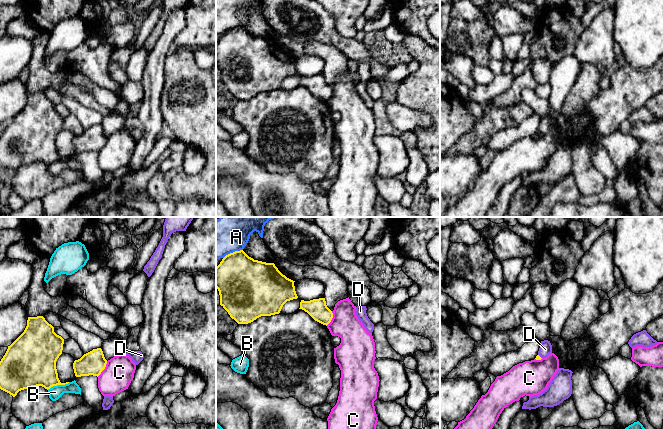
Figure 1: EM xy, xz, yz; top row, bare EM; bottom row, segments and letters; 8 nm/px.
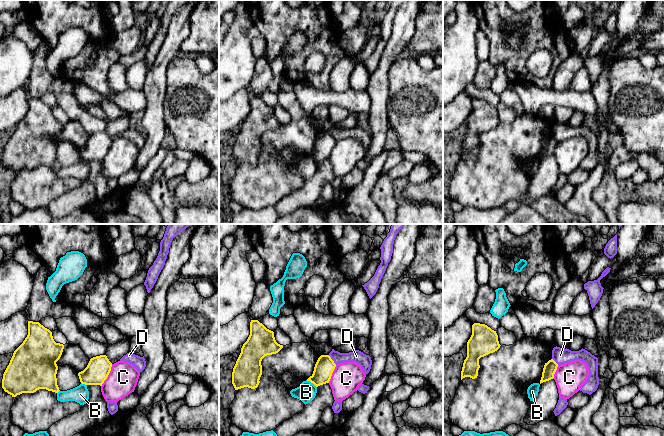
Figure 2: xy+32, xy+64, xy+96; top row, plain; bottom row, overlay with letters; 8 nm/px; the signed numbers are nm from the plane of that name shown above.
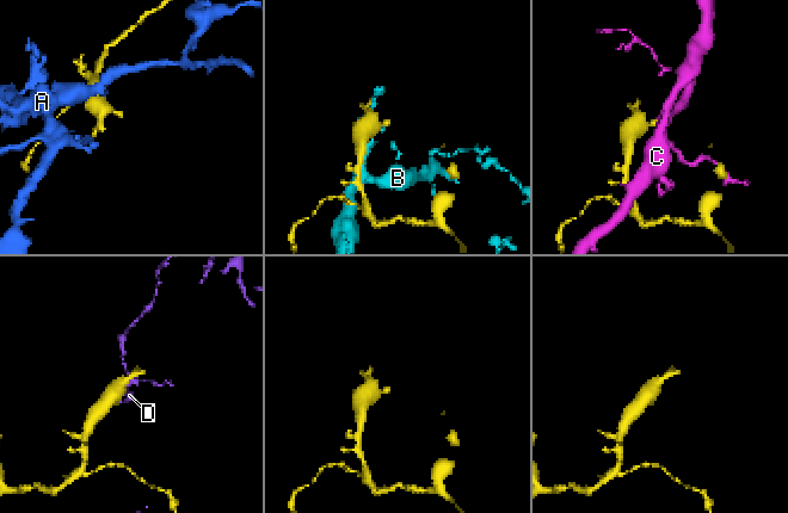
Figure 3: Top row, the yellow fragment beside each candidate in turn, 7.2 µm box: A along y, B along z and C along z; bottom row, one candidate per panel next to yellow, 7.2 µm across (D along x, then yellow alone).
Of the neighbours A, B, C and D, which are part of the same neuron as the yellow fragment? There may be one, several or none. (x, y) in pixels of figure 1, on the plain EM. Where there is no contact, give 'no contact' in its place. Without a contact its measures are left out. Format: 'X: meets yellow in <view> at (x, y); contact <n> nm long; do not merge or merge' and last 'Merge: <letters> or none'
A: meets yellow in xz at (233, 28); contact 180 nm long; do not merge
B: meets yellow in xy at (58, 160); contact 190 nm long; do not merge
C: meets yellow in xy at (104, 144); contact 150 nm long; do not merge
D: meets yellow in yz at (539, 132); contact 50 nm long; do not merge
Merge: none

